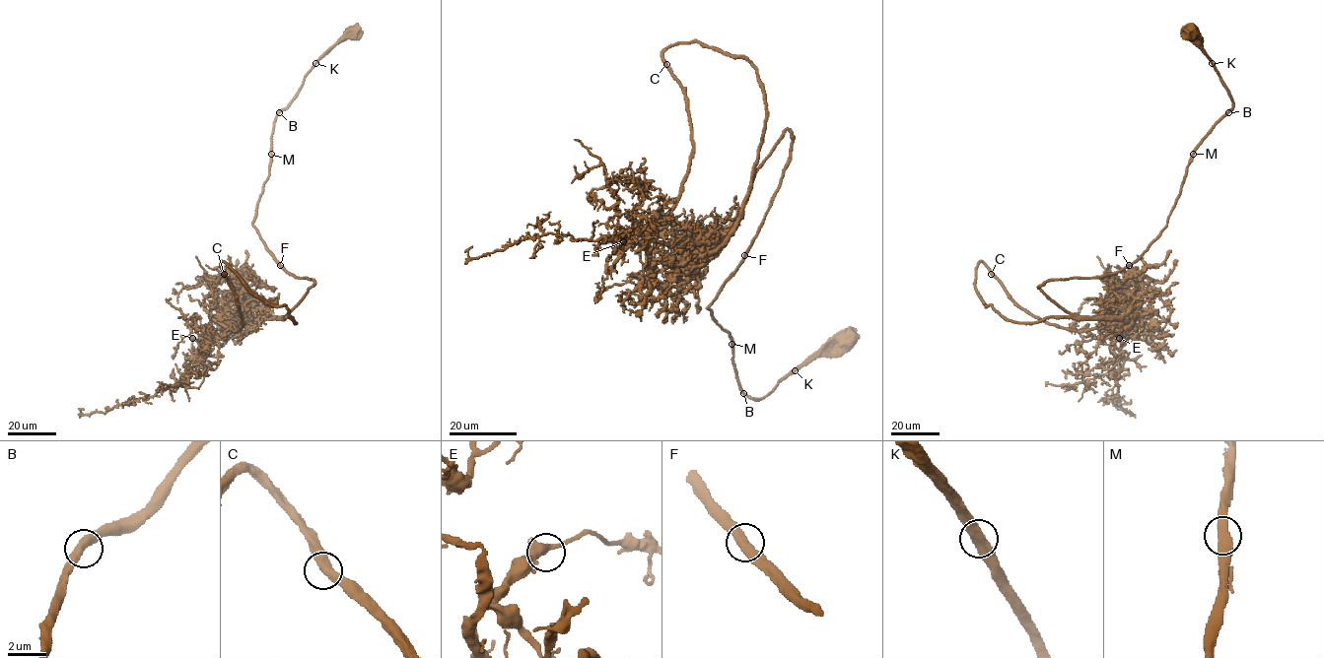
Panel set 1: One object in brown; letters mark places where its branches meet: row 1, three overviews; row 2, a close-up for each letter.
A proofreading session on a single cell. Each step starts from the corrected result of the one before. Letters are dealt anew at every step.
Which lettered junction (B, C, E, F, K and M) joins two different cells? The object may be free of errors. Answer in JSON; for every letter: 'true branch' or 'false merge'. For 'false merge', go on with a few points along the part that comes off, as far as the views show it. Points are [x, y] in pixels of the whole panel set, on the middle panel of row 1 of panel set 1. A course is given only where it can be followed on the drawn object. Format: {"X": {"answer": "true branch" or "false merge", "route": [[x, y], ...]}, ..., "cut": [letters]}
{"B": {"answer": "true branch"}, "C": {"answer": "true branch"}, "E": {"answer": "true branch"}, "F": {"answer": "true branch"}, "K": {"answer": "true branch"}, "M": {"answer": "true branch"}, "cut": []}

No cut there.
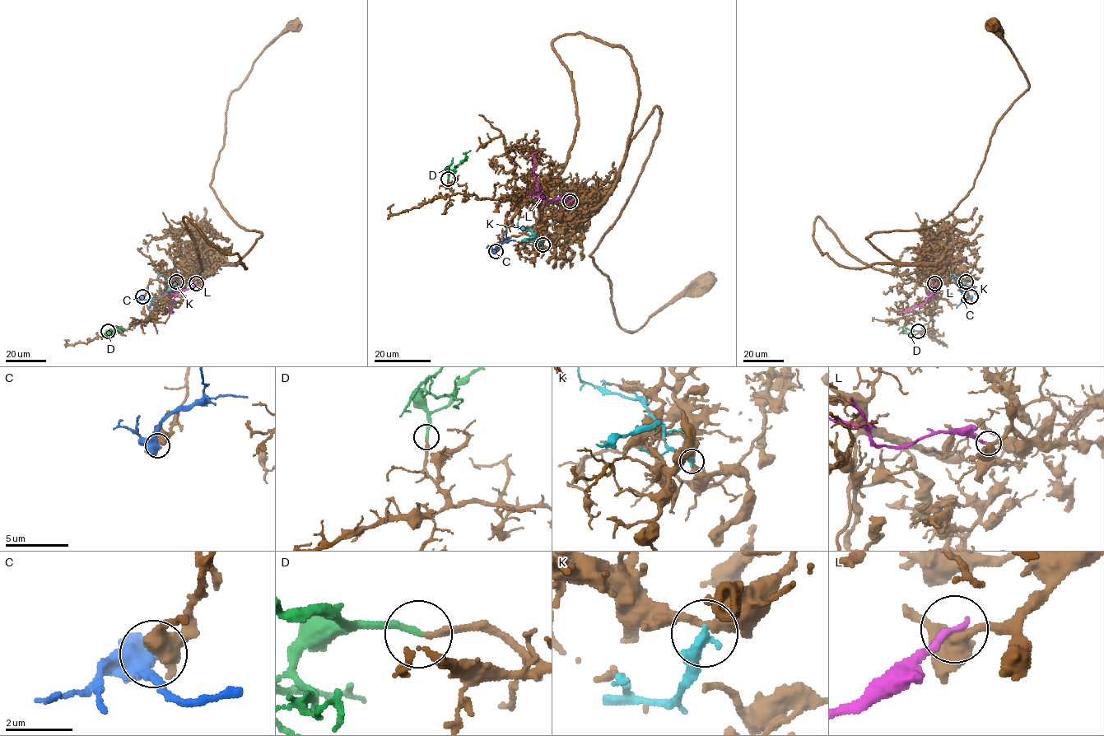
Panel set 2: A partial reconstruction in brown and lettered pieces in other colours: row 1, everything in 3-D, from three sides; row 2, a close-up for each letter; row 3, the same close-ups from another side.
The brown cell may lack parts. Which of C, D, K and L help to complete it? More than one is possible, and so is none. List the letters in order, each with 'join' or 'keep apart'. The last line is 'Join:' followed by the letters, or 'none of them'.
C: keep apart
D: join
K: keep apart
L: keep apart
Join: D

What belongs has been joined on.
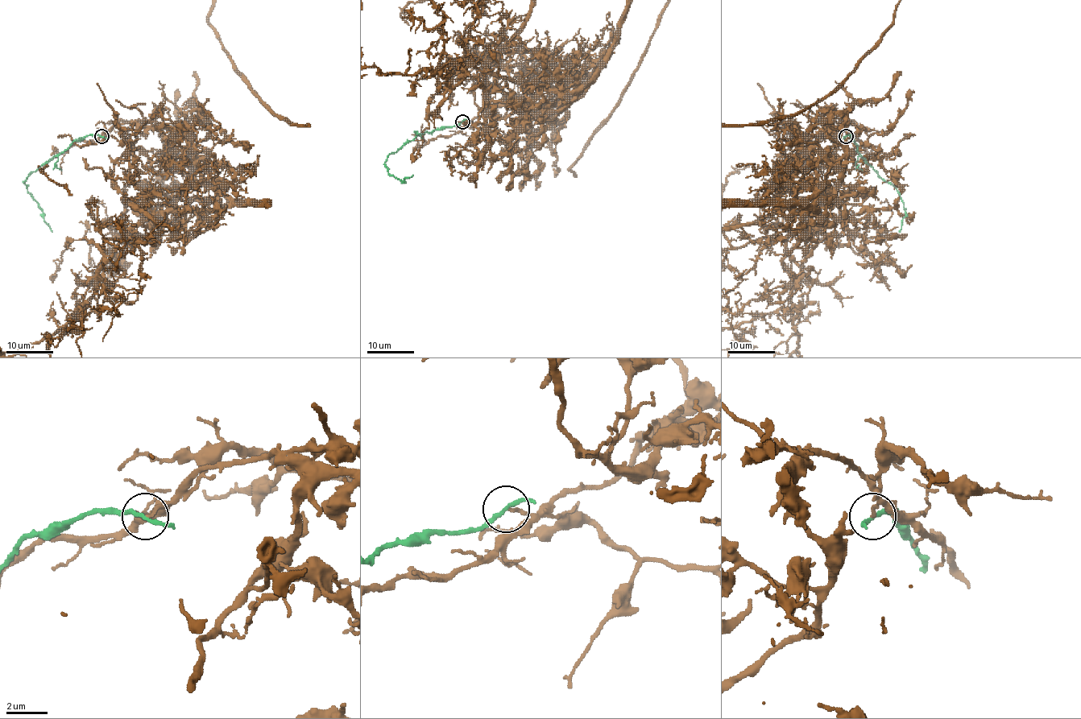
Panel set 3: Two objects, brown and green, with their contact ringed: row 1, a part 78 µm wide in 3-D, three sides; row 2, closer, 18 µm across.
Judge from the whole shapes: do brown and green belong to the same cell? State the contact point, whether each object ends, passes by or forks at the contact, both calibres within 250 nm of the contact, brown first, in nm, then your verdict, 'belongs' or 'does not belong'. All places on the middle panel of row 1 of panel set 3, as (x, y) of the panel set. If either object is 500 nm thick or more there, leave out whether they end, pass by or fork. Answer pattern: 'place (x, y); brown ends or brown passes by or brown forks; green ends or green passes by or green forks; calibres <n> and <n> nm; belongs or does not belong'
place (462, 121); brown ends; green passes by; calibres 140 and 180 nm; does not belong

